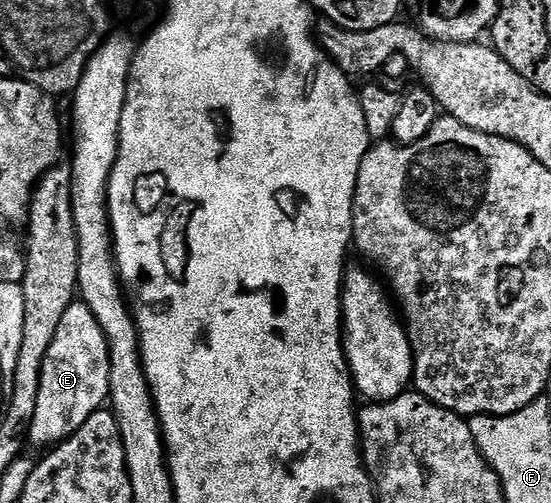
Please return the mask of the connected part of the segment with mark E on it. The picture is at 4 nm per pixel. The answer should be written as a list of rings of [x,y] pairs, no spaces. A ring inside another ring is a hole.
[[[81,301],[73,302],[65,309],[65,317],[61,317],[61,325],[53,333],[53,345],[45,353],[45,365],[41,365],[41,385],[37,389],[37,409],[29,426],[29,439],[42,449],[62,443],[75,434],[76,427],[96,418],[95,410],[108,399],[107,340],[91,310]]]

